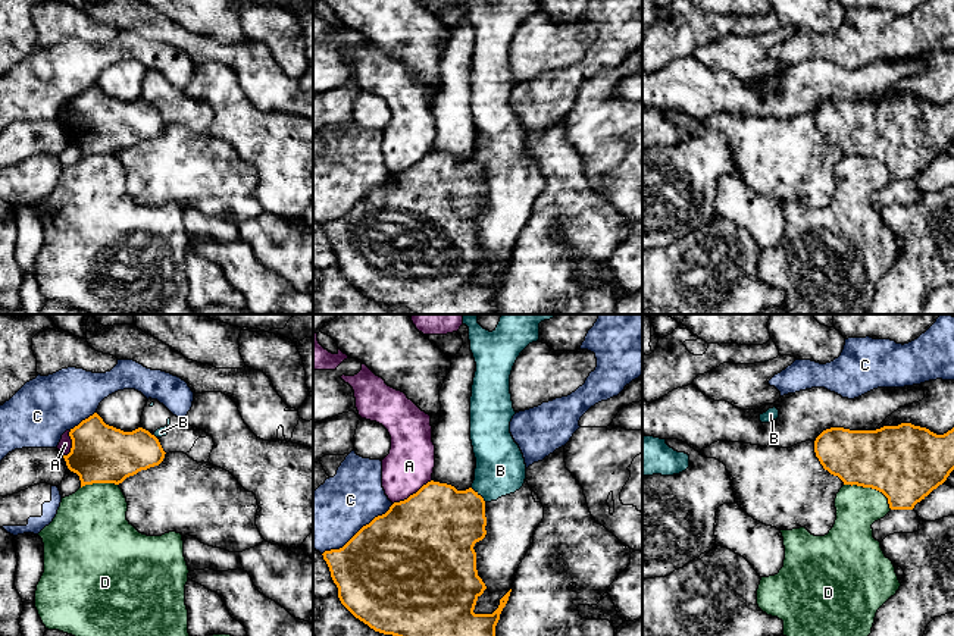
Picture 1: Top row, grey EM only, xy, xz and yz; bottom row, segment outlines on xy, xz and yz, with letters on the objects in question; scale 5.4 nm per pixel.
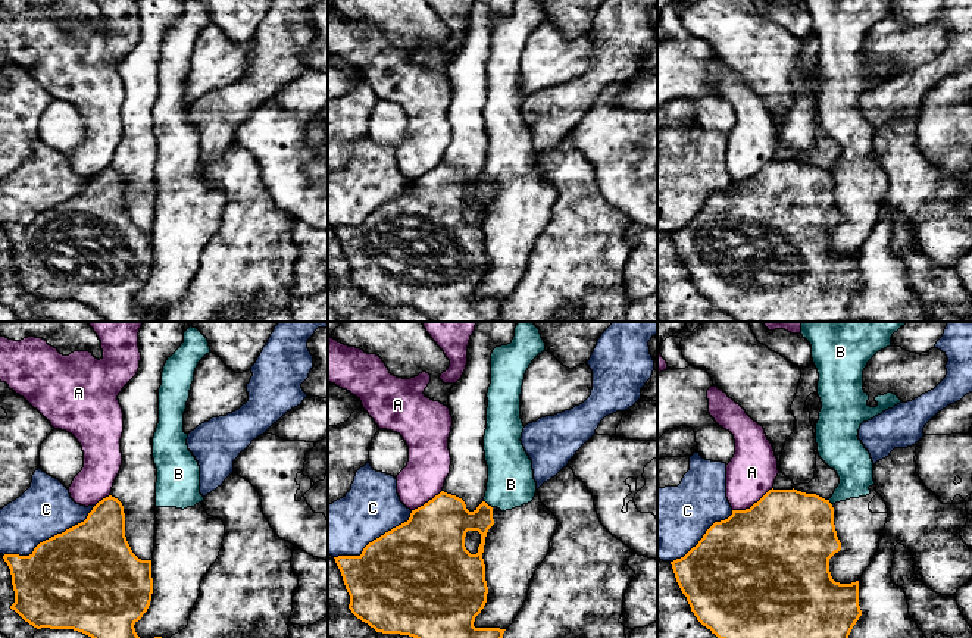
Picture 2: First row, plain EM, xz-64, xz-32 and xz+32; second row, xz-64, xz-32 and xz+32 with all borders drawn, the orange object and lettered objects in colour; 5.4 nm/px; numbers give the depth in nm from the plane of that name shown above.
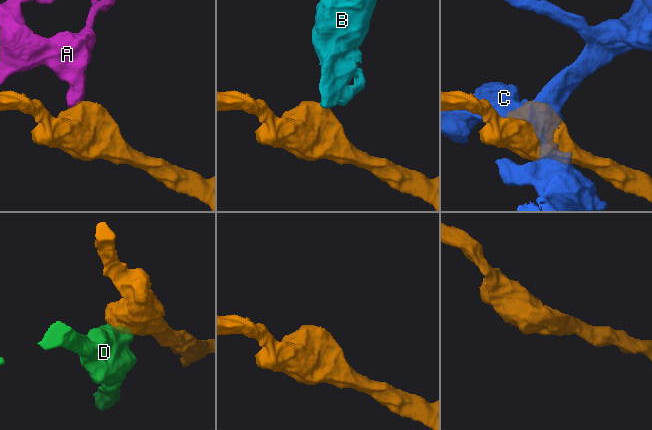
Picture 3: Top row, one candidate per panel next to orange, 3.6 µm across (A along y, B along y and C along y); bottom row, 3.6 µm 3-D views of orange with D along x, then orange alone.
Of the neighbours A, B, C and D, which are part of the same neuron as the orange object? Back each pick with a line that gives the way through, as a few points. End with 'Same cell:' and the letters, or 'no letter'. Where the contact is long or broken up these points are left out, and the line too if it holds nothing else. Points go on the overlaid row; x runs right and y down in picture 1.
Same cell: no letter

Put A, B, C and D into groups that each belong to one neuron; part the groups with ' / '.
A / B / C / D

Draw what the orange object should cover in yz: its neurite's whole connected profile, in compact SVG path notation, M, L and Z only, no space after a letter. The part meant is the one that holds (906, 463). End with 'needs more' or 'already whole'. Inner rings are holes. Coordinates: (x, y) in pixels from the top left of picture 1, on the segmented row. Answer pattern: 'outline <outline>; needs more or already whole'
outline M911 423L876 430L831 427L816 438L814 452L844 485L882 492L891 510L913 510L954 470L954 427L944 435Z; already whole

